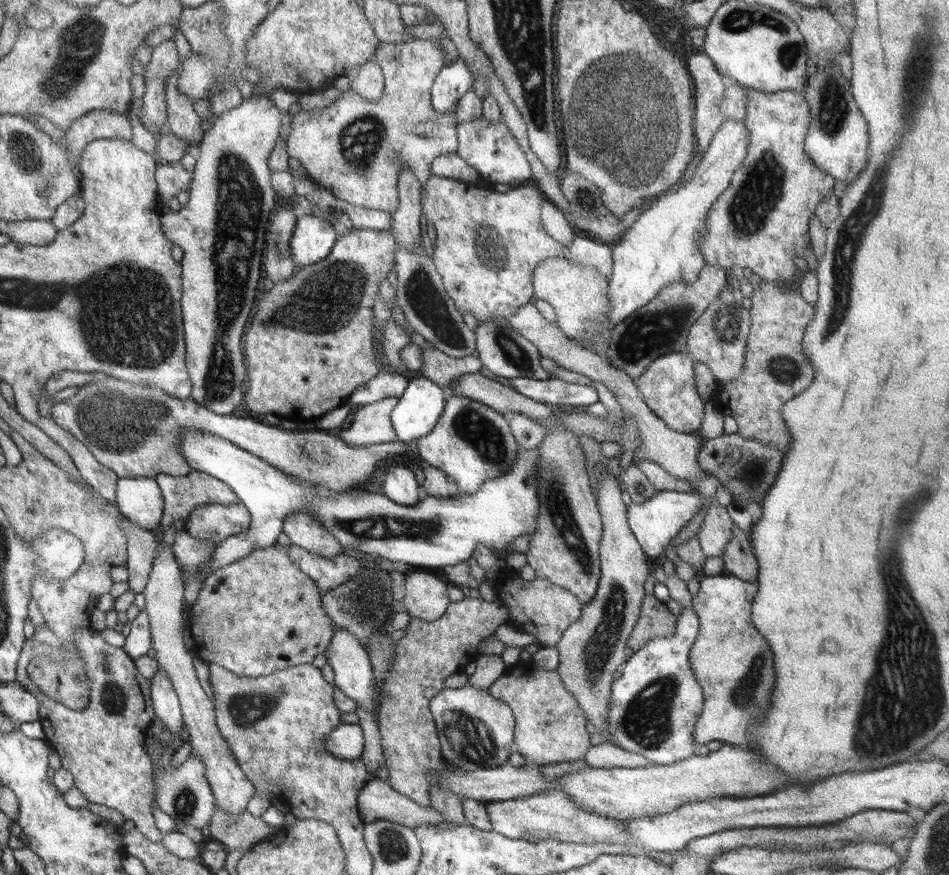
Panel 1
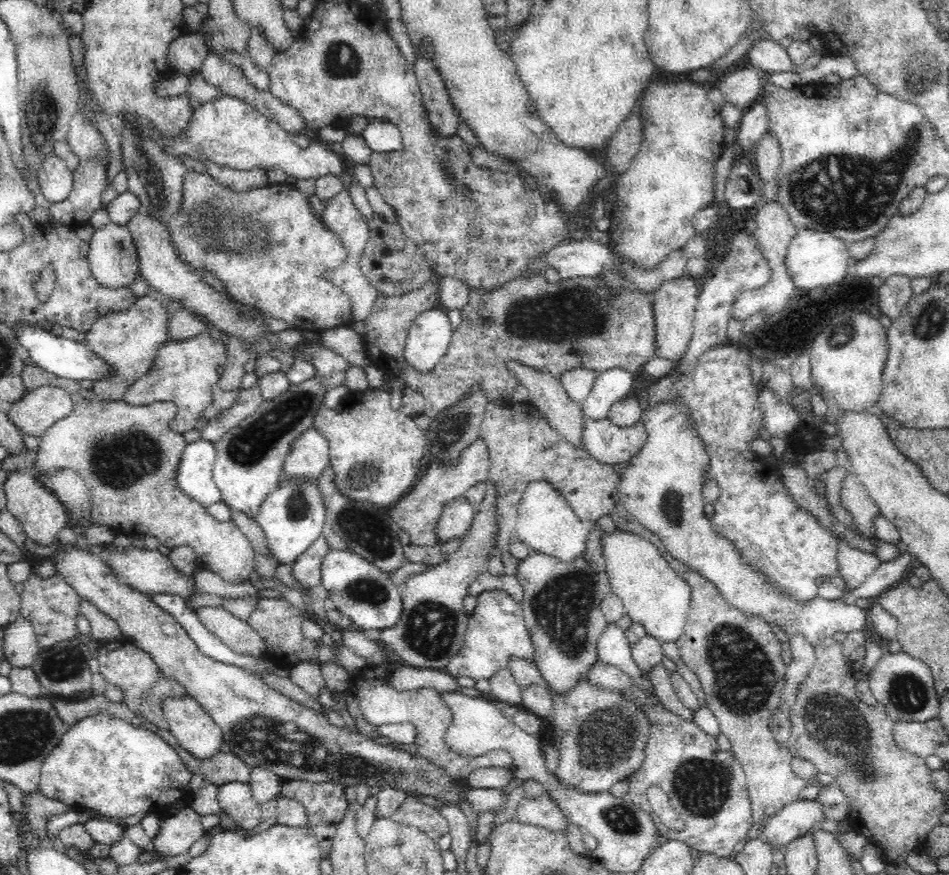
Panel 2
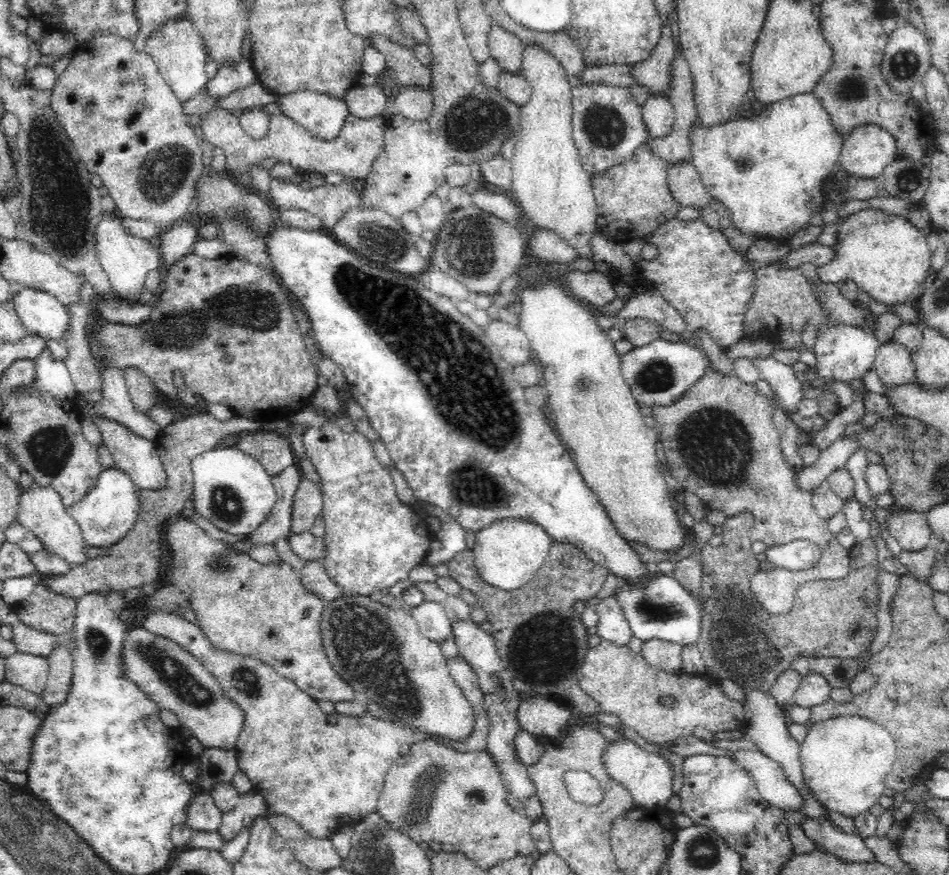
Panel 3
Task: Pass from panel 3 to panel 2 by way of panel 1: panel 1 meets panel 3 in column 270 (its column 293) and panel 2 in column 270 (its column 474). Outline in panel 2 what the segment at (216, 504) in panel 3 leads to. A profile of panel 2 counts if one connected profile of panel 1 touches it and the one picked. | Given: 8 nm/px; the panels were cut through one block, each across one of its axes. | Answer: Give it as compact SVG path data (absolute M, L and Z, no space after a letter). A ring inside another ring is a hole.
M282 478L280 486L266 496L256 516L256 522L266 534L266 546L270 554L282 564L294 564L302 552L306 552L326 528L326 506L324 496L318 490L320 482L312 482L308 478Z

